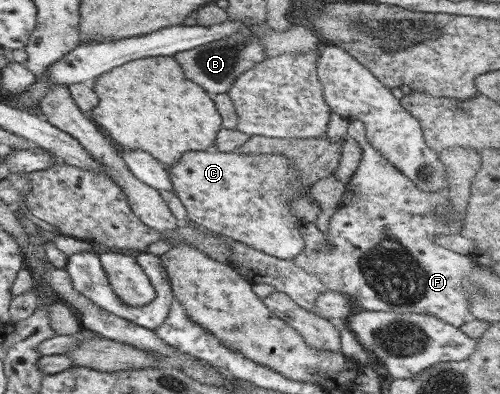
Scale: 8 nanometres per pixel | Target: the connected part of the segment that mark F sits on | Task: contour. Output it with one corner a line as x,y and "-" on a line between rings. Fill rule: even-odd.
349,120
346,134
358,142
362,161
346,182
343,200
329,219
327,234
321,236
317,233
312,247
306,246
301,255
291,261
308,273
316,274
326,284
327,290
349,296
355,309
427,314
455,328
471,321
470,290
466,288
466,283
471,279
471,260
468,255
455,253
433,241
435,235
461,232
461,217
454,212
450,200
438,193
426,193
411,184
399,169
374,148
361,121
-
324,238
330,244
330,251
321,245
321,242
325,242

